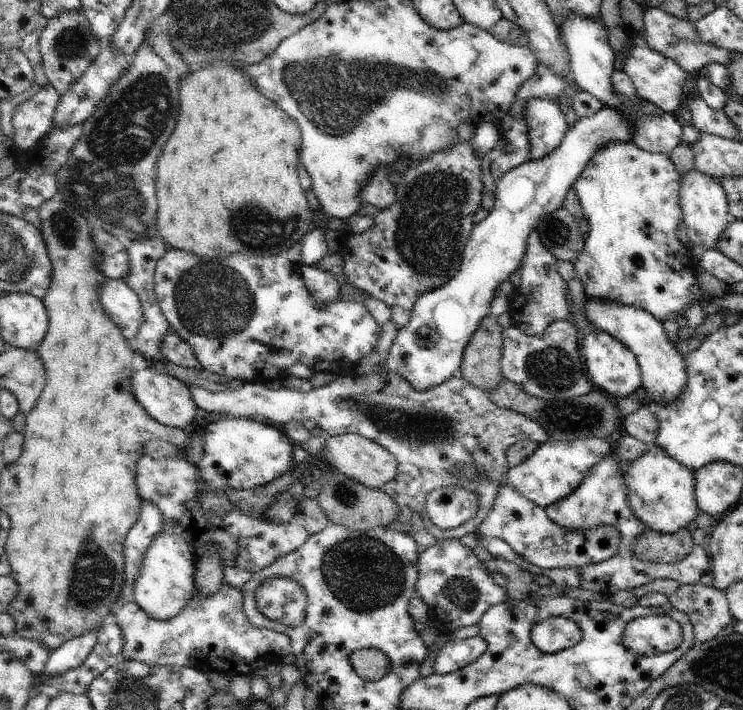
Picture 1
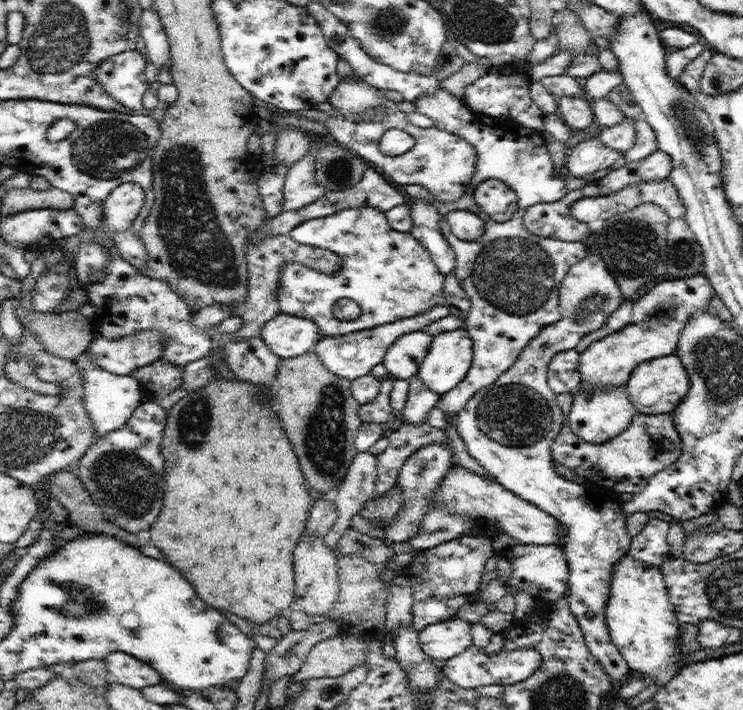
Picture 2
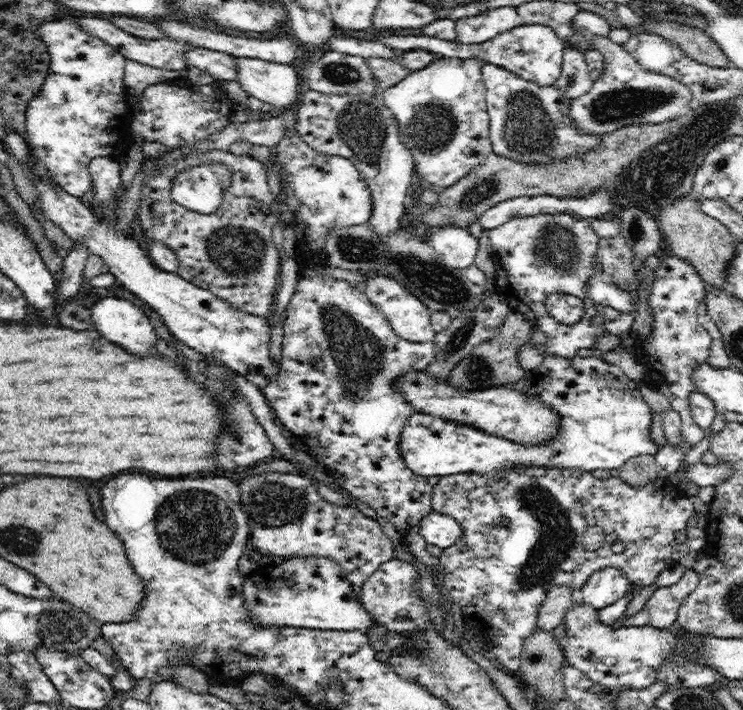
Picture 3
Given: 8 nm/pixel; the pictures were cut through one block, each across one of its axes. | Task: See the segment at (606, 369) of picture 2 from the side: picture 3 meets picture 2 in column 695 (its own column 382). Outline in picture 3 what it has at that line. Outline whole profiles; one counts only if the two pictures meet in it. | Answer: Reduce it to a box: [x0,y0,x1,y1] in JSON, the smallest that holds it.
[360,274,437,343]

